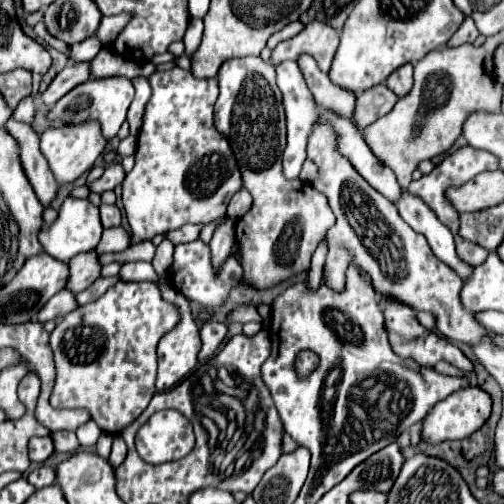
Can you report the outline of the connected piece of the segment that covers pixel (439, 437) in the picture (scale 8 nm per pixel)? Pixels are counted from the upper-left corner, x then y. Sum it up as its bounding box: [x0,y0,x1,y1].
[421,387,491,443]

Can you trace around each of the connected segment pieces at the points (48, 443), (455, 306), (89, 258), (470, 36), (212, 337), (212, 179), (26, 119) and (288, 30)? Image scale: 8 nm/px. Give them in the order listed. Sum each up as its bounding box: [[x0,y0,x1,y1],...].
[[29,437,53,463],[307,123,493,345],[67,251,101,293],[449,19,479,45],[199,321,227,361],[123,67,241,243],[13,97,35,125],[267,21,303,49]]

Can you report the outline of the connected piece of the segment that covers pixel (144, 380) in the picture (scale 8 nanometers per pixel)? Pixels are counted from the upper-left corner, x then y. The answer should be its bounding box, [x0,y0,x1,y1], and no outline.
[51,281,179,433]

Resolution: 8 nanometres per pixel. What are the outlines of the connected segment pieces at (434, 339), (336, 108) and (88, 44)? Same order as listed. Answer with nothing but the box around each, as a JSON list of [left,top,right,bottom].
[[379,297,473,373],[299,55,357,125],[67,35,103,63]]

